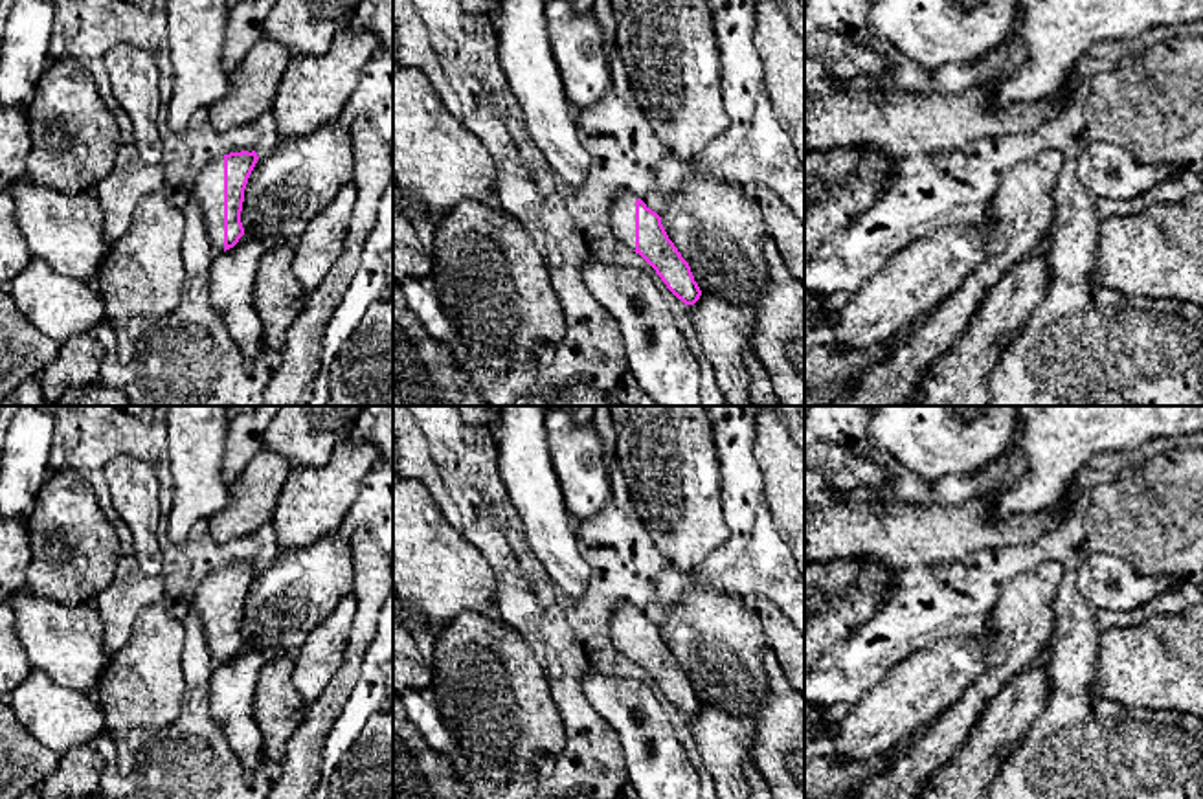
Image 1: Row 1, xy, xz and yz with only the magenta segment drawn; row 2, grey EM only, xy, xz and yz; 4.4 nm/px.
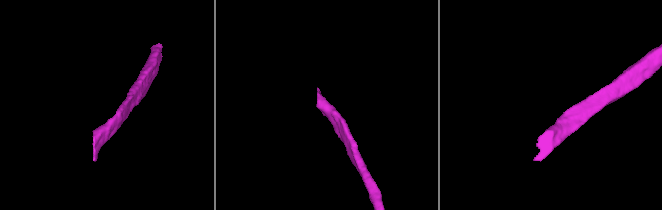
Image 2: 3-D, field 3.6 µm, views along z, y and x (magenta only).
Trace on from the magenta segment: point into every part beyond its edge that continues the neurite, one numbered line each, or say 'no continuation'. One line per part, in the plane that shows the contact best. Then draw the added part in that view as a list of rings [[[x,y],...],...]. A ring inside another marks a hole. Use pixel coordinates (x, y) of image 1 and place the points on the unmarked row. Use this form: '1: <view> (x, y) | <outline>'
1: xy (210, 596) | [[[215,568],[200,582],[195,595],[195,610],[200,615],[211,658],[224,663],[224,568]]]

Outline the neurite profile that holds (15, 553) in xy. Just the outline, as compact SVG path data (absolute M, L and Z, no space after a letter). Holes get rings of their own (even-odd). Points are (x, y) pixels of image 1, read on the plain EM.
M0 512L0 604L26 588L31 547L26 518Z

